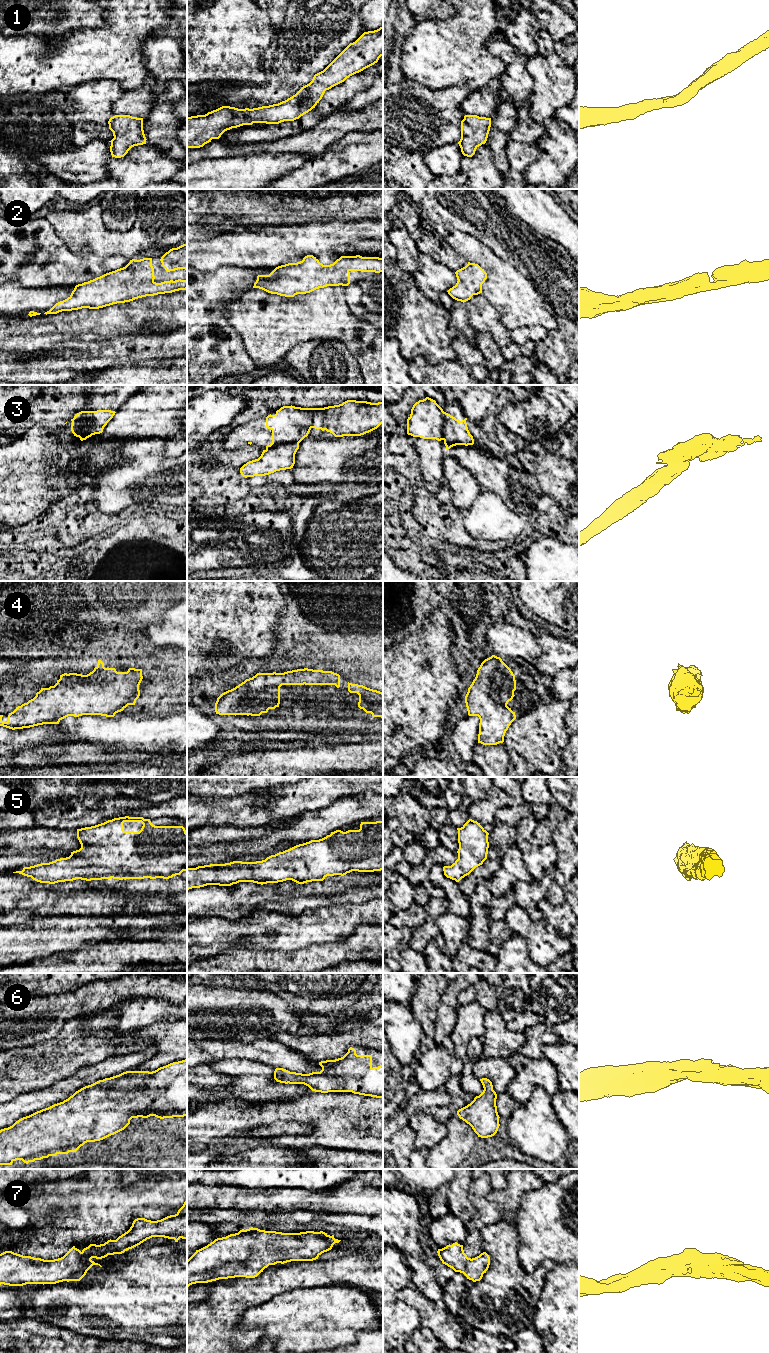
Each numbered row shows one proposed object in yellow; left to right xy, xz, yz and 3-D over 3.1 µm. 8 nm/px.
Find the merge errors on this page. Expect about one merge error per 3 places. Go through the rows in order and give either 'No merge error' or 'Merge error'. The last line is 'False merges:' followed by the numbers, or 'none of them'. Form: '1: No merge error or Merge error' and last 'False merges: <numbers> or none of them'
1: No merge error
2: No merge error
3: Merge error
4: No merge error
5: No merge error
6: No merge error
7: No merge error
False merges: 3

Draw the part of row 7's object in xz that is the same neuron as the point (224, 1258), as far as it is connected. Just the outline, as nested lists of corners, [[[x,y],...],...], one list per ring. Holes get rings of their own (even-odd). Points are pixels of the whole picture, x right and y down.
[[[258,1228],[242,1229],[238,1233],[217,1238],[196,1250],[187,1260],[187,1288],[196,1283],[208,1283],[235,1277],[255,1278],[269,1265],[291,1261],[313,1261],[341,1240],[320,1231],[282,1233]]]

